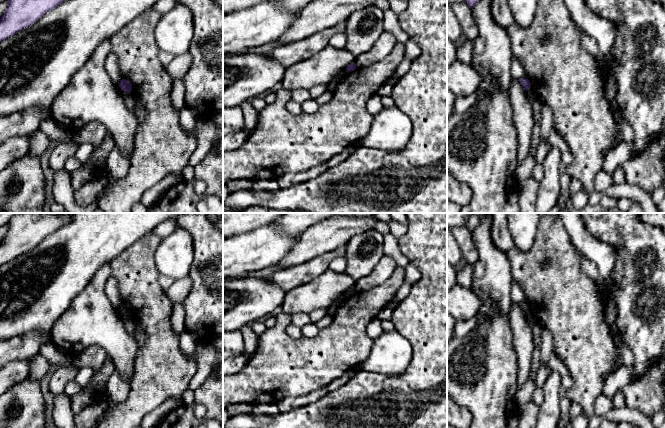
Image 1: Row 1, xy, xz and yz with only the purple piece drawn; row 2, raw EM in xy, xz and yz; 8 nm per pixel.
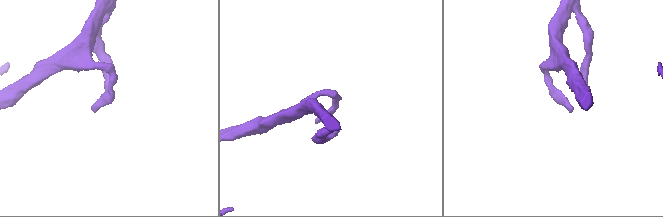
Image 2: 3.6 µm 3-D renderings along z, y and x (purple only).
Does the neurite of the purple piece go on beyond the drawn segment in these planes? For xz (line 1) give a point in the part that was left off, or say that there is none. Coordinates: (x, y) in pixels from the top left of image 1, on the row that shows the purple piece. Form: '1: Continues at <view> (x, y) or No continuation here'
1: No continuation here

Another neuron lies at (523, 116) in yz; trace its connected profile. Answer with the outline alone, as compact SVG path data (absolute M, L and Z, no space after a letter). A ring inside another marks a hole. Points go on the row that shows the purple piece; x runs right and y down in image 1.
M514 79L510 85L509 98L518 133L517 160L521 163L530 152L532 130L535 125L534 114L527 98L527 91L517 79Z

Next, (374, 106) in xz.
M377 93L367 101L366 106L367 111L372 115L376 115L384 109L383 104L381 103L381 96Z

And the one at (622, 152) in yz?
M653 137L635 138L632 142L622 141L606 154L602 169L614 174L618 166L632 157L632 152L634 150L643 150L652 139Z

